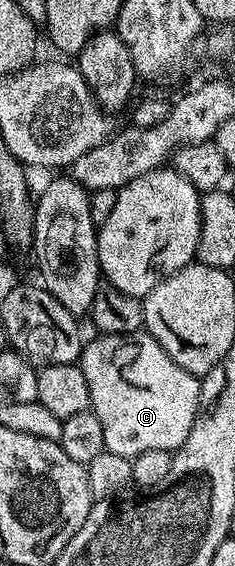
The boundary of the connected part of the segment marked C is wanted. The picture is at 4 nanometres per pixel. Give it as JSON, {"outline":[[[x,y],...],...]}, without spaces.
{"outline":[[[145,331],[95,335],[82,346],[81,368],[89,382],[90,412],[101,419],[105,431],[105,450],[113,455],[136,457],[141,451],[177,450],[185,443],[199,410],[200,378],[177,367],[173,359]]]}

